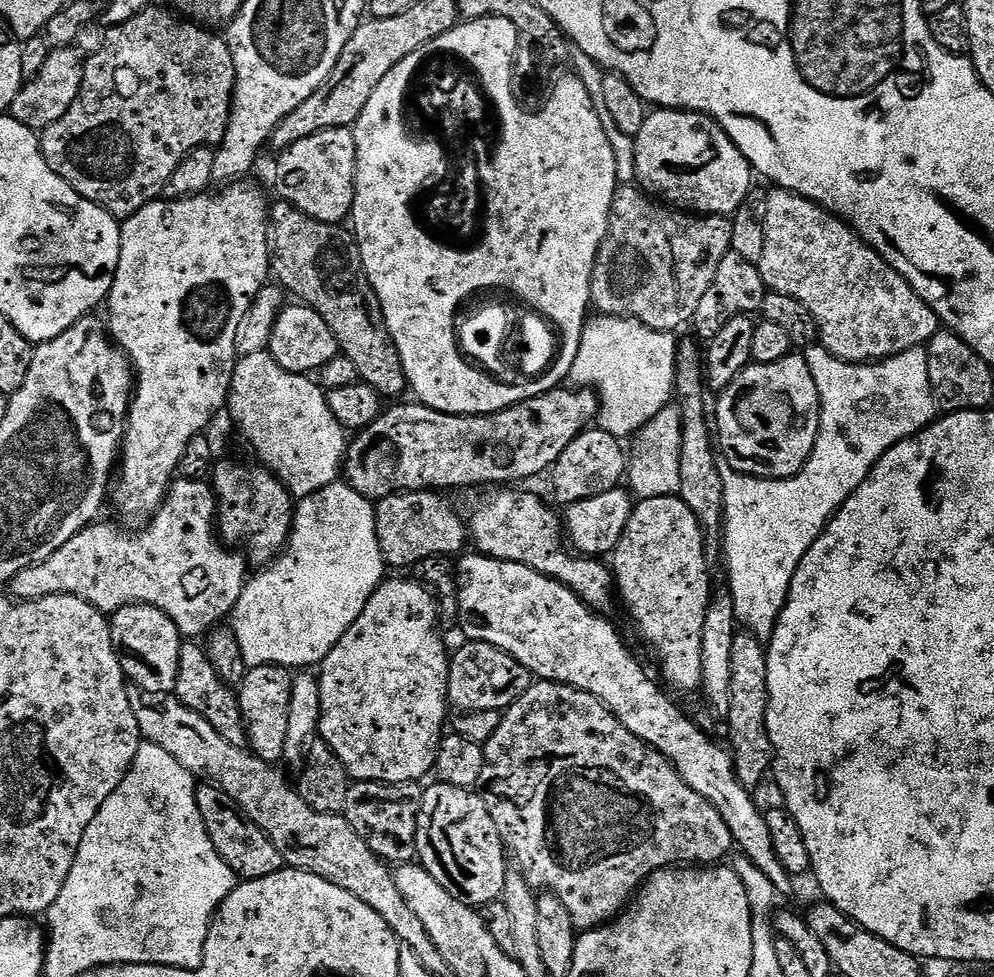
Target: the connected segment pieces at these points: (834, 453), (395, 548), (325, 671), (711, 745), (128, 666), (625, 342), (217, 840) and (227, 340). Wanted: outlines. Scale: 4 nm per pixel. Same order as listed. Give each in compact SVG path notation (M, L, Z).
M813 346L803 353L804 361L810 366L810 374L814 378L814 386L818 386L820 395L820 436L816 439L814 450L806 462L806 466L797 476L791 476L785 480L762 480L759 476L747 476L741 472L735 472L728 465L727 460L718 459L718 474L722 474L722 490L724 491L724 526L722 529L722 541L724 540L724 556L728 559L727 587L732 589L732 597L736 603L736 619L747 631L750 631L761 638L771 637L772 631L776 629L776 620L780 617L780 612L784 608L784 603L788 601L788 591L792 585L794 574L802 562L804 555L814 546L814 542L821 536L828 526L828 521L835 516L839 508L846 503L862 486L862 482L871 474L872 467L888 453L894 445L902 442L906 438L916 436L919 432L933 423L938 416L938 405L932 396L930 386L930 366L928 365L928 354L923 347L911 348L910 350L889 356L887 360L878 360L867 364L847 364L846 361L832 356L823 346Z
M425 490L423 492L393 492L392 495L387 496L385 500L379 501L375 505L376 509L376 528L379 530L378 532L378 540L380 542L380 548L383 551L385 561L389 565L392 564L396 568L404 568L407 566L414 566L418 562L422 562L422 558L430 558L431 556L451 556L455 557L457 554L463 553L465 551L464 543L467 545L470 540L470 528L466 523L465 517L464 520L462 517L456 513L456 508L451 504L448 500L443 500L441 493L436 490Z
M385 579L370 602L366 602L363 614L319 665L322 714L318 736L326 741L334 754L338 754L353 781L373 780L383 784L420 782L427 772L435 769L440 741L446 735L444 719L450 713L450 648L440 637L439 610L437 597L419 580Z
M469 554L461 555L458 560L458 604L460 600L460 620L464 623L465 637L467 637L468 640L481 640L490 646L494 646L498 650L502 650L506 654L510 654L518 662L522 662L522 666L526 666L526 670L530 670L533 677L539 678L540 680L553 680L556 684L568 684L572 688L582 690L586 694L594 694L594 698L601 700L601 702L619 718L622 722L622 726L626 726L626 730L630 730L630 734L642 738L651 748L661 752L663 756L676 767L680 777L682 777L698 794L702 794L702 798L706 798L712 803L714 810L718 810L718 814L722 814L722 822L726 822L735 847L737 849L741 848L740 852L742 856L749 859L758 870L762 870L767 878L770 878L771 882L773 882L776 887L777 893L784 894L784 892L790 891L792 884L794 884L793 877L788 875L788 871L784 869L782 862L779 861L779 856L774 848L774 838L770 836L770 826L766 826L766 822L764 821L765 813L763 811L759 812L759 810L756 809L756 804L752 801L753 793L749 791L749 789L744 788L740 779L736 777L736 767L732 764L731 755L729 755L725 749L723 752L723 750L720 749L719 746L716 745L715 742L712 741L711 738L708 737L707 734L704 733L703 730L651 680L650 677L648 677L647 670L628 653L628 648L624 645L624 640L620 637L619 630L604 617L607 615L589 608L576 593L571 592L566 586L562 586L557 580L552 580L548 576L538 574L533 568L527 568L526 566L514 562L502 562L501 560L490 558L489 556L481 556L479 554L468 555Z
M131 604L111 613L110 623L112 641L120 654L125 677L150 694L175 693L182 637L172 619L149 604Z
M596 314L584 326L578 346L578 358L574 358L571 383L576 388L591 388L600 398L598 426L603 432L617 438L635 437L663 408L673 403L676 390L677 337L670 332L659 332L629 316Z
M197 783L196 801L202 814L202 822L210 834L210 842L214 842L214 850L222 854L226 866L230 866L230 870L235 872L241 881L266 878L285 867L284 856L278 854L278 846L270 842L267 834L246 815L242 806L238 806L238 802L234 802L234 798L223 792L218 784Z
M232 182L219 190L212 190L198 196L187 196L181 200L167 198L152 200L146 206L142 206L142 210L138 210L121 223L118 270L116 280L112 283L112 292L106 301L106 309L108 308L106 327L114 343L132 361L135 372L134 395L132 406L128 410L128 428L124 432L122 459L118 464L118 479L115 481L114 491L110 496L111 503L116 503L116 508L120 511L121 521L133 520L136 523L133 525L140 526L152 519L154 513L160 508L160 503L167 496L168 489L174 483L174 477L182 462L182 454L186 454L186 446L190 446L193 438L205 431L204 427L220 411L222 413L225 411L228 391L232 388L232 375L238 359L236 355L238 326L242 326L242 318L246 318L250 306L256 301L260 291L269 283L270 273L274 268L274 244L270 239L270 201L268 202L264 197L264 192L258 185L248 183Z

